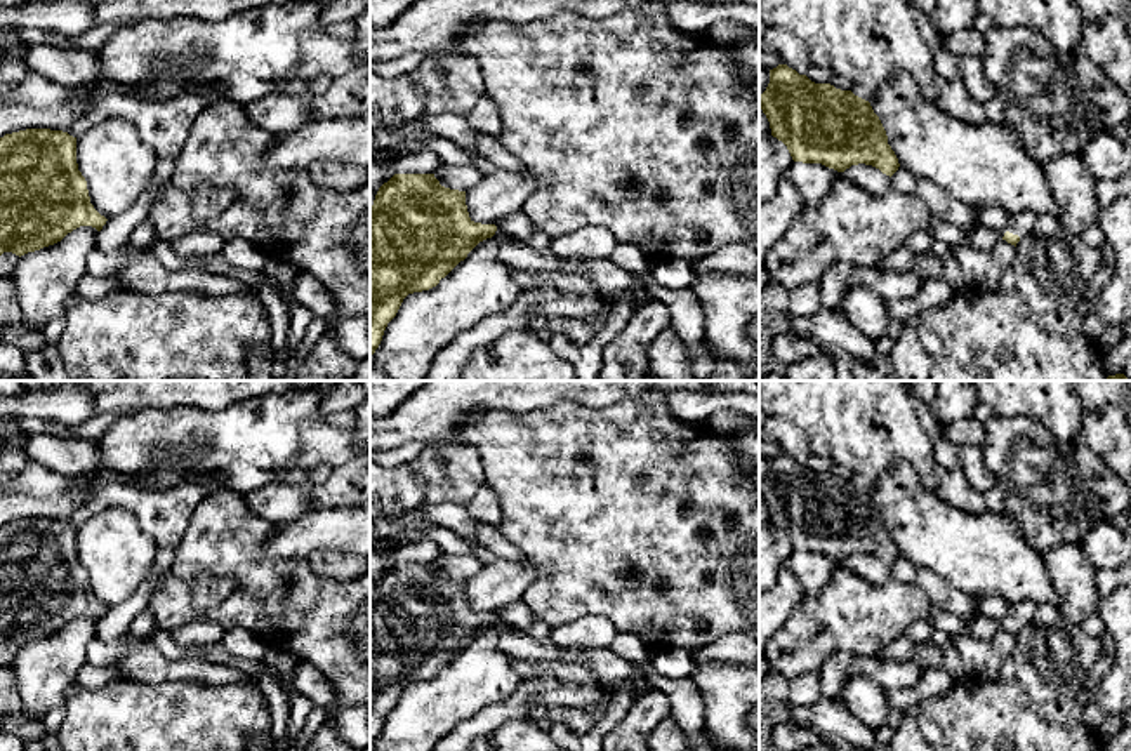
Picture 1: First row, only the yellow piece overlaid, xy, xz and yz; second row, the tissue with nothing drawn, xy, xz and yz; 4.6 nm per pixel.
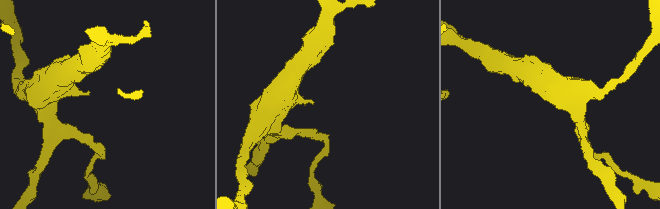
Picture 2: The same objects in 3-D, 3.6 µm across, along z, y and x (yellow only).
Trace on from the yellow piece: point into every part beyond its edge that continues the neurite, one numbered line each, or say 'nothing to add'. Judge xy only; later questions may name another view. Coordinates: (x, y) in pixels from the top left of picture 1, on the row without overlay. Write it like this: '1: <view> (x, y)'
nothing to add

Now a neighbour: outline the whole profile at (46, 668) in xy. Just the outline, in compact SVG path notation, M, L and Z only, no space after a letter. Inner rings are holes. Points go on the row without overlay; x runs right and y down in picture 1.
M80 615L61 631L19 647L10 668L23 714L35 720L63 706L78 669L87 662L87 647L96 636L97 622L92 615Z

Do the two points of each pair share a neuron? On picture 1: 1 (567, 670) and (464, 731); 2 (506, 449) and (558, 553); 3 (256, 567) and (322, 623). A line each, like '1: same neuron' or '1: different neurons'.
1: different neurons
2: same neuron
3: same neuron

